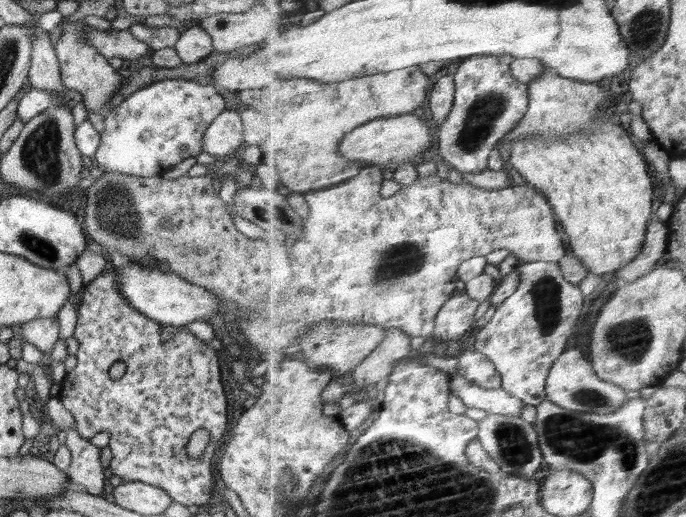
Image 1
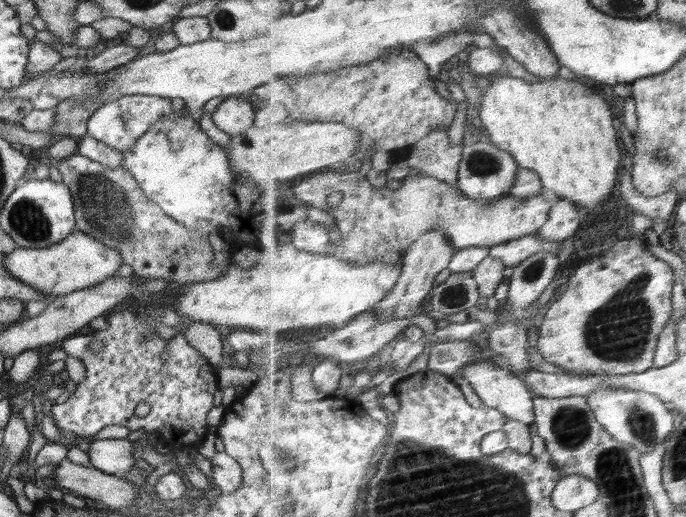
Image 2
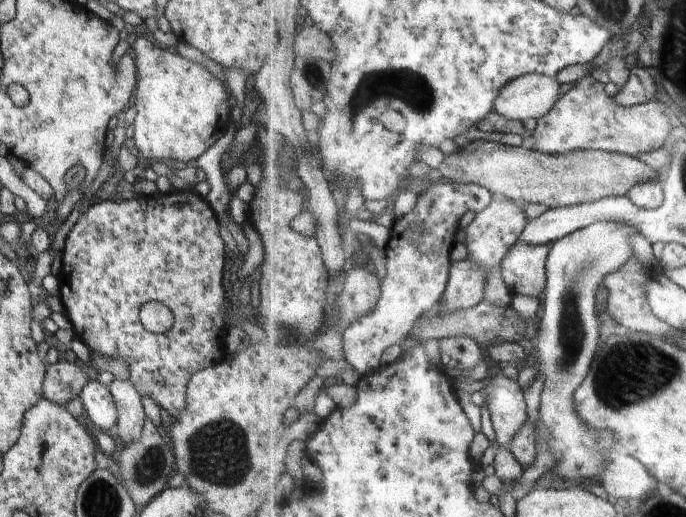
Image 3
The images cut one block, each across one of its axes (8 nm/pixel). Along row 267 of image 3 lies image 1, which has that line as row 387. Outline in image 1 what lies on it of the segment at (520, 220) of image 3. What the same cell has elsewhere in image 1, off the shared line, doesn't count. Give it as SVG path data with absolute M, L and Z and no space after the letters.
M466 350L459 355L458 376L466 377L470 382L488 390L503 387L502 374L490 358L475 350Z

